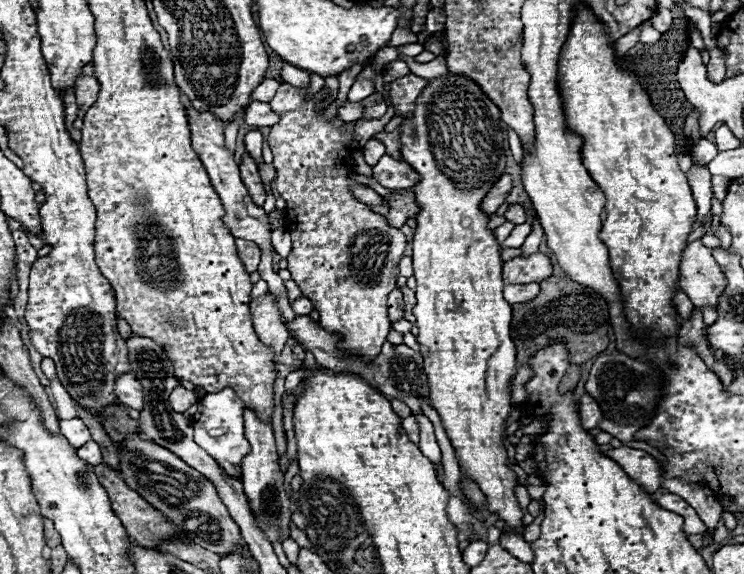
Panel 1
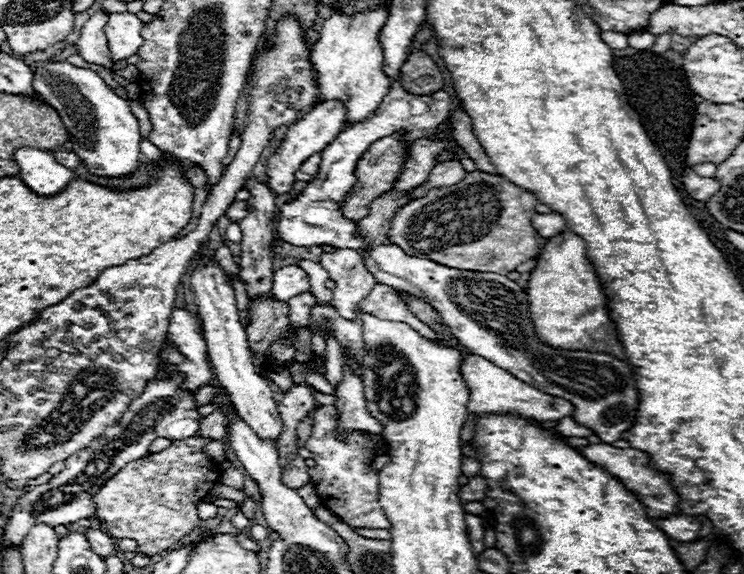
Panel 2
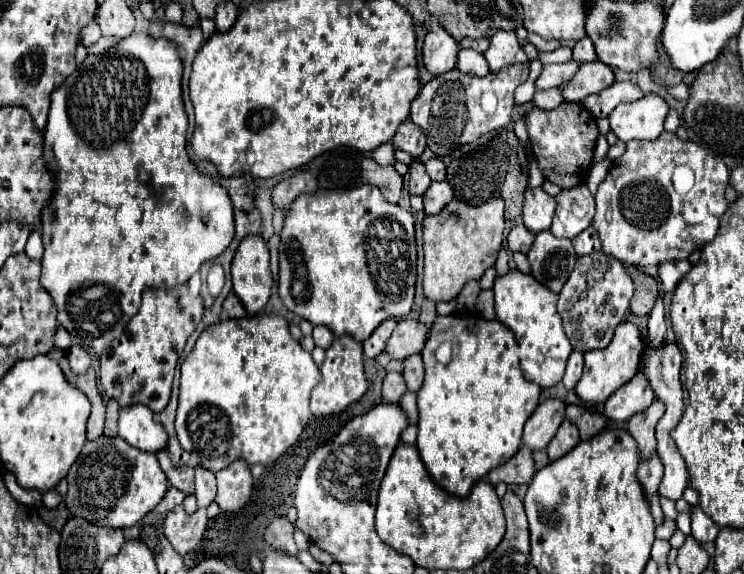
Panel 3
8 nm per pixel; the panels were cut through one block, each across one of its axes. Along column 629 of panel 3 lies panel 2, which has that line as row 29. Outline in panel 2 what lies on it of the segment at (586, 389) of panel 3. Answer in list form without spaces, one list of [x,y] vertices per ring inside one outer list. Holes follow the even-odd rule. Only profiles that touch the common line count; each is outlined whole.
[[[382,4],[368,12],[344,14],[340,10],[332,12],[332,16],[324,22],[320,30],[320,38],[312,48],[312,64],[318,70],[320,84],[320,102],[326,100],[342,100],[348,106],[348,124],[354,124],[374,112],[382,98],[390,90],[388,76],[382,70],[384,48],[378,40],[380,30],[384,28],[390,14],[390,6]]]

